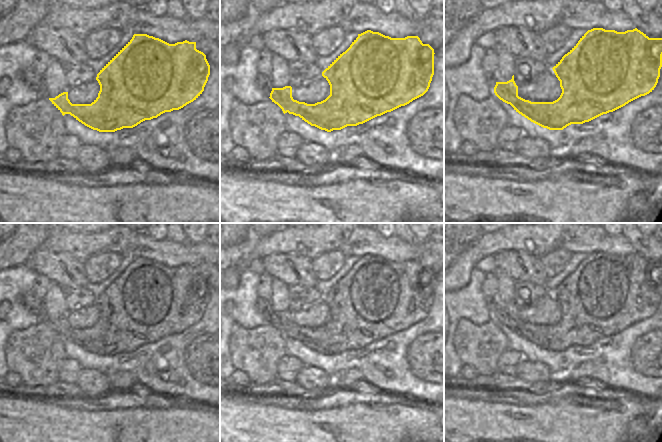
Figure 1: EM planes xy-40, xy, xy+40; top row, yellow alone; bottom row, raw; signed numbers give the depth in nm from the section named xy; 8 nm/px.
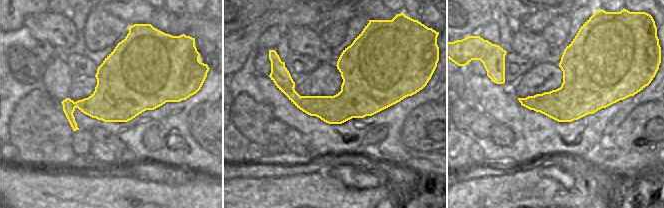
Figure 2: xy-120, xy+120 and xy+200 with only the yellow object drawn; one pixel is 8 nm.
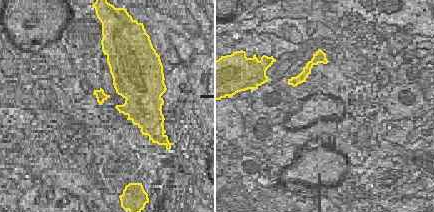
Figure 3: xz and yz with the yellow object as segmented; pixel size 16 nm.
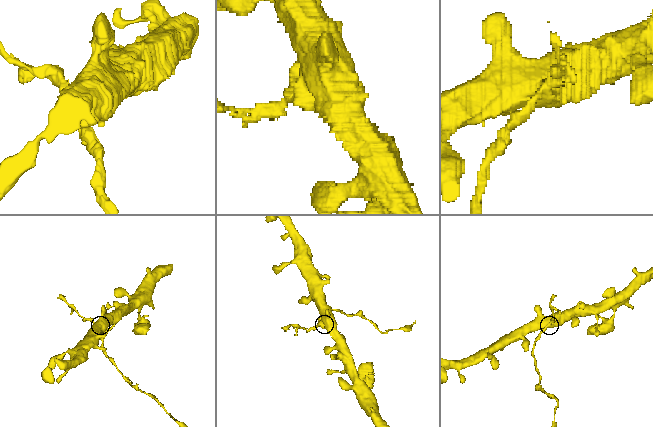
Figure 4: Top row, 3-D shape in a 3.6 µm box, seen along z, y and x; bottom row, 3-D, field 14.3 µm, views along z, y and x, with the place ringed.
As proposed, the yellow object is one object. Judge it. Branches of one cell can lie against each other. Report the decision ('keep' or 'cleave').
cleave

